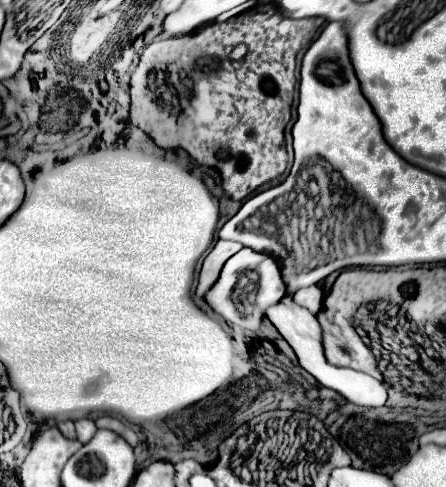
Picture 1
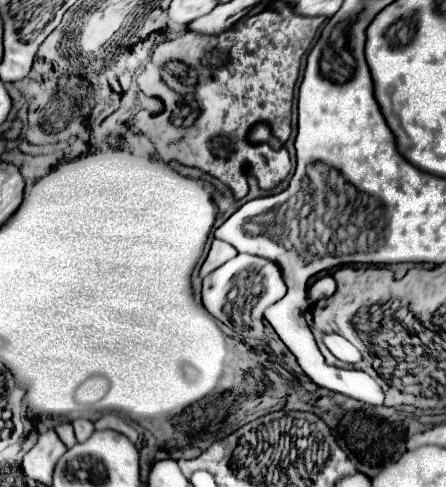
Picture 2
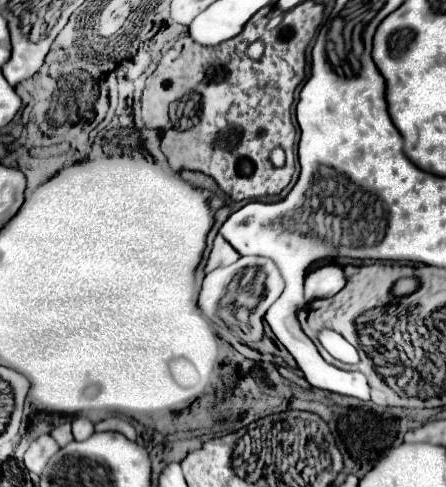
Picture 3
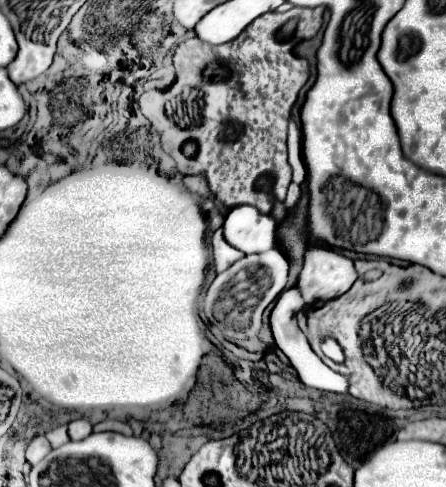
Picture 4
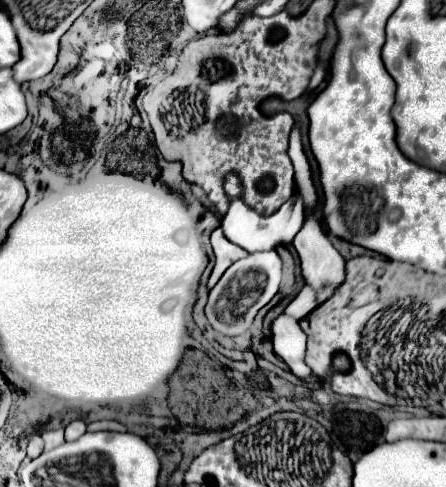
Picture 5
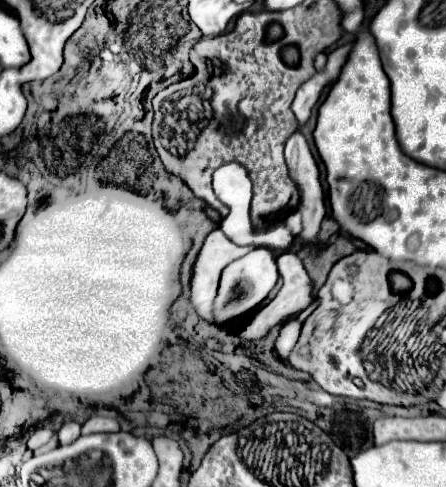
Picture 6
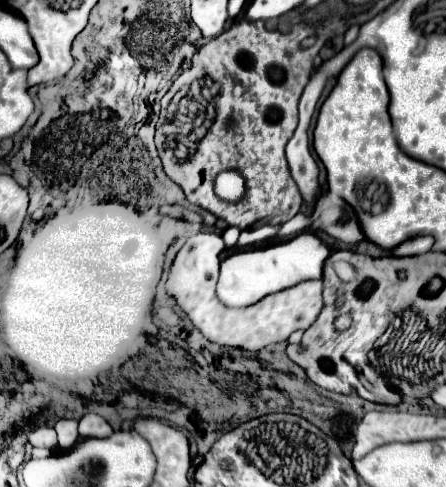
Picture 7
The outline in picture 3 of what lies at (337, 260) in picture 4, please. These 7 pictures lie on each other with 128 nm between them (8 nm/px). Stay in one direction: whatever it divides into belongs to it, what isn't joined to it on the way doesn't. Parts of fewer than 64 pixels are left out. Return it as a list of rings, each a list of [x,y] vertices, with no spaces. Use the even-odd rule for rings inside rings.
[[[328,264],[306,276],[304,294],[306,294],[308,302],[312,302],[316,298],[330,298],[330,296],[338,294],[344,288],[344,284],[346,284],[346,280],[344,280],[342,268],[336,264]]]

